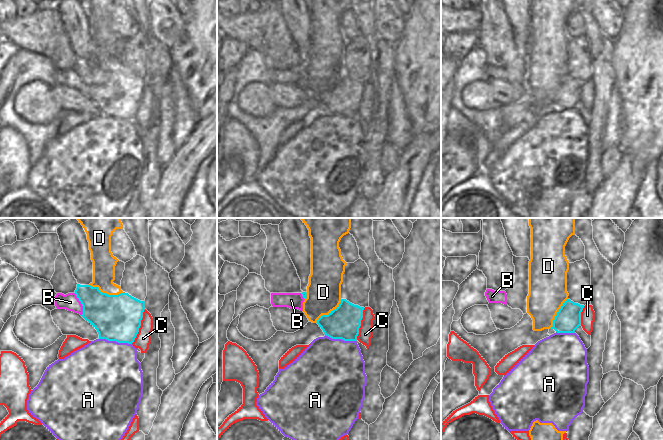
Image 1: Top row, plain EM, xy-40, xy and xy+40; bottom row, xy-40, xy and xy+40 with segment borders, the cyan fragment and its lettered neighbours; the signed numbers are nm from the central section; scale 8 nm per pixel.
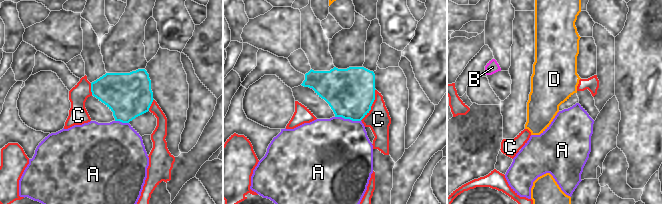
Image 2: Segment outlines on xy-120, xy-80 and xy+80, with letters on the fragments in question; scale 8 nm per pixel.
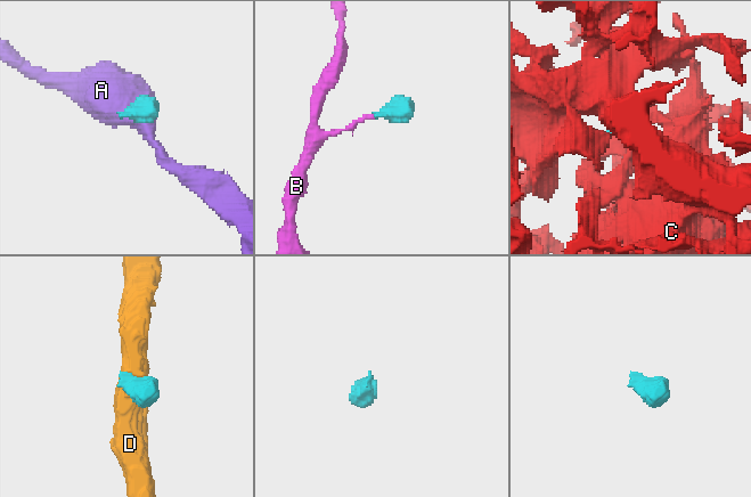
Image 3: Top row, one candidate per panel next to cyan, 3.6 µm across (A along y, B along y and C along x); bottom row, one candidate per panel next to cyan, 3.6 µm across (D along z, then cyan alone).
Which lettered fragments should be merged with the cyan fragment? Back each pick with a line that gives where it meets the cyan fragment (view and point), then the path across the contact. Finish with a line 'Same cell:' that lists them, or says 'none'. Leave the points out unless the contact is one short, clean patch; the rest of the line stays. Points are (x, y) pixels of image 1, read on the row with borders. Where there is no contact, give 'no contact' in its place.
B: contact xy-40 (81, 303); way xy-40 (110, 314), (90, 303), (81, 303), (70, 302)
Same cell: B

